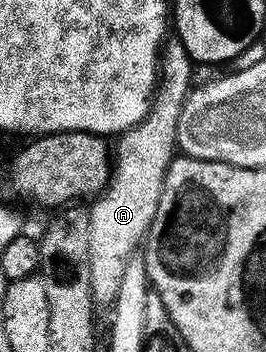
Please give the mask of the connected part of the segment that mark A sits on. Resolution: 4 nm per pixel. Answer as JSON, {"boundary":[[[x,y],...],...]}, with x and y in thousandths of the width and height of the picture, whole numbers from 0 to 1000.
{"boundary":[[[639,114],[613,128],[602,156],[602,219],[564,295],[564,313],[496,361],[470,369],[440,395],[436,423],[421,438],[421,491],[414,520],[395,540],[350,565],[335,588],[335,724],[342,727],[342,830],[350,855],[376,864],[425,861],[429,844],[444,835],[466,767],[481,761],[481,739],[523,719],[541,679],[564,659],[564,639],[579,634],[586,591],[602,580],[609,554],[609,526],[624,509],[624,483],[639,472],[639,457],[662,446],[662,418],[669,409],[669,344],[684,298],[699,290],[699,276],[718,261],[722,236],[714,219],[726,216],[733,190],[722,185],[714,153],[692,136],[692,125],[665,114]]]}

